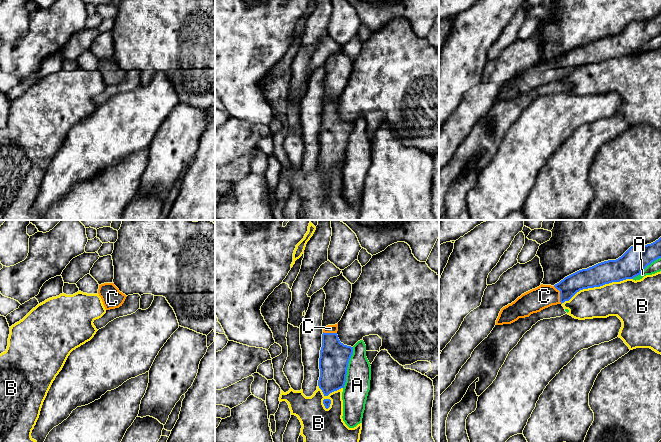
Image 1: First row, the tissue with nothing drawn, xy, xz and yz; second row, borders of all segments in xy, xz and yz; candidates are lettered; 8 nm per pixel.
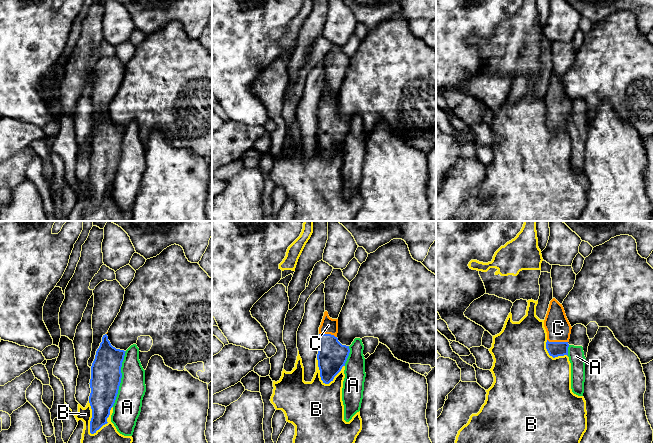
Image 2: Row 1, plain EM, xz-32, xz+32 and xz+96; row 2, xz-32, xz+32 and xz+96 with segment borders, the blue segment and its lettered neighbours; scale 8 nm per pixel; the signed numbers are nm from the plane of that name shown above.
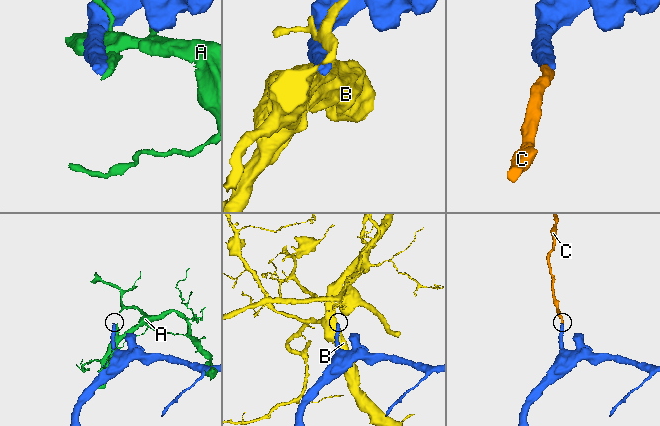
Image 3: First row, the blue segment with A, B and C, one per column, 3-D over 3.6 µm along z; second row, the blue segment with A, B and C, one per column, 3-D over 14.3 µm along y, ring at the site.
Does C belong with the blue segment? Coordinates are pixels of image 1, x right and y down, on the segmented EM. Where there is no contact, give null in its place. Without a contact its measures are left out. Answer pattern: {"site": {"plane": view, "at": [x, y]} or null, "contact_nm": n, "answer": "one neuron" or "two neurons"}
{"site": {"plane": "yz", "at": [560, 294]}, "contact_nm": 160, "answer": "one neuron"}

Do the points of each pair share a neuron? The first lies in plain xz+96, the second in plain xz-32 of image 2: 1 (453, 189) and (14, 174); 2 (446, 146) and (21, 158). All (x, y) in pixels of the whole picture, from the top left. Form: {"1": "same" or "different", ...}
{"1": "different", "2": "different"}

